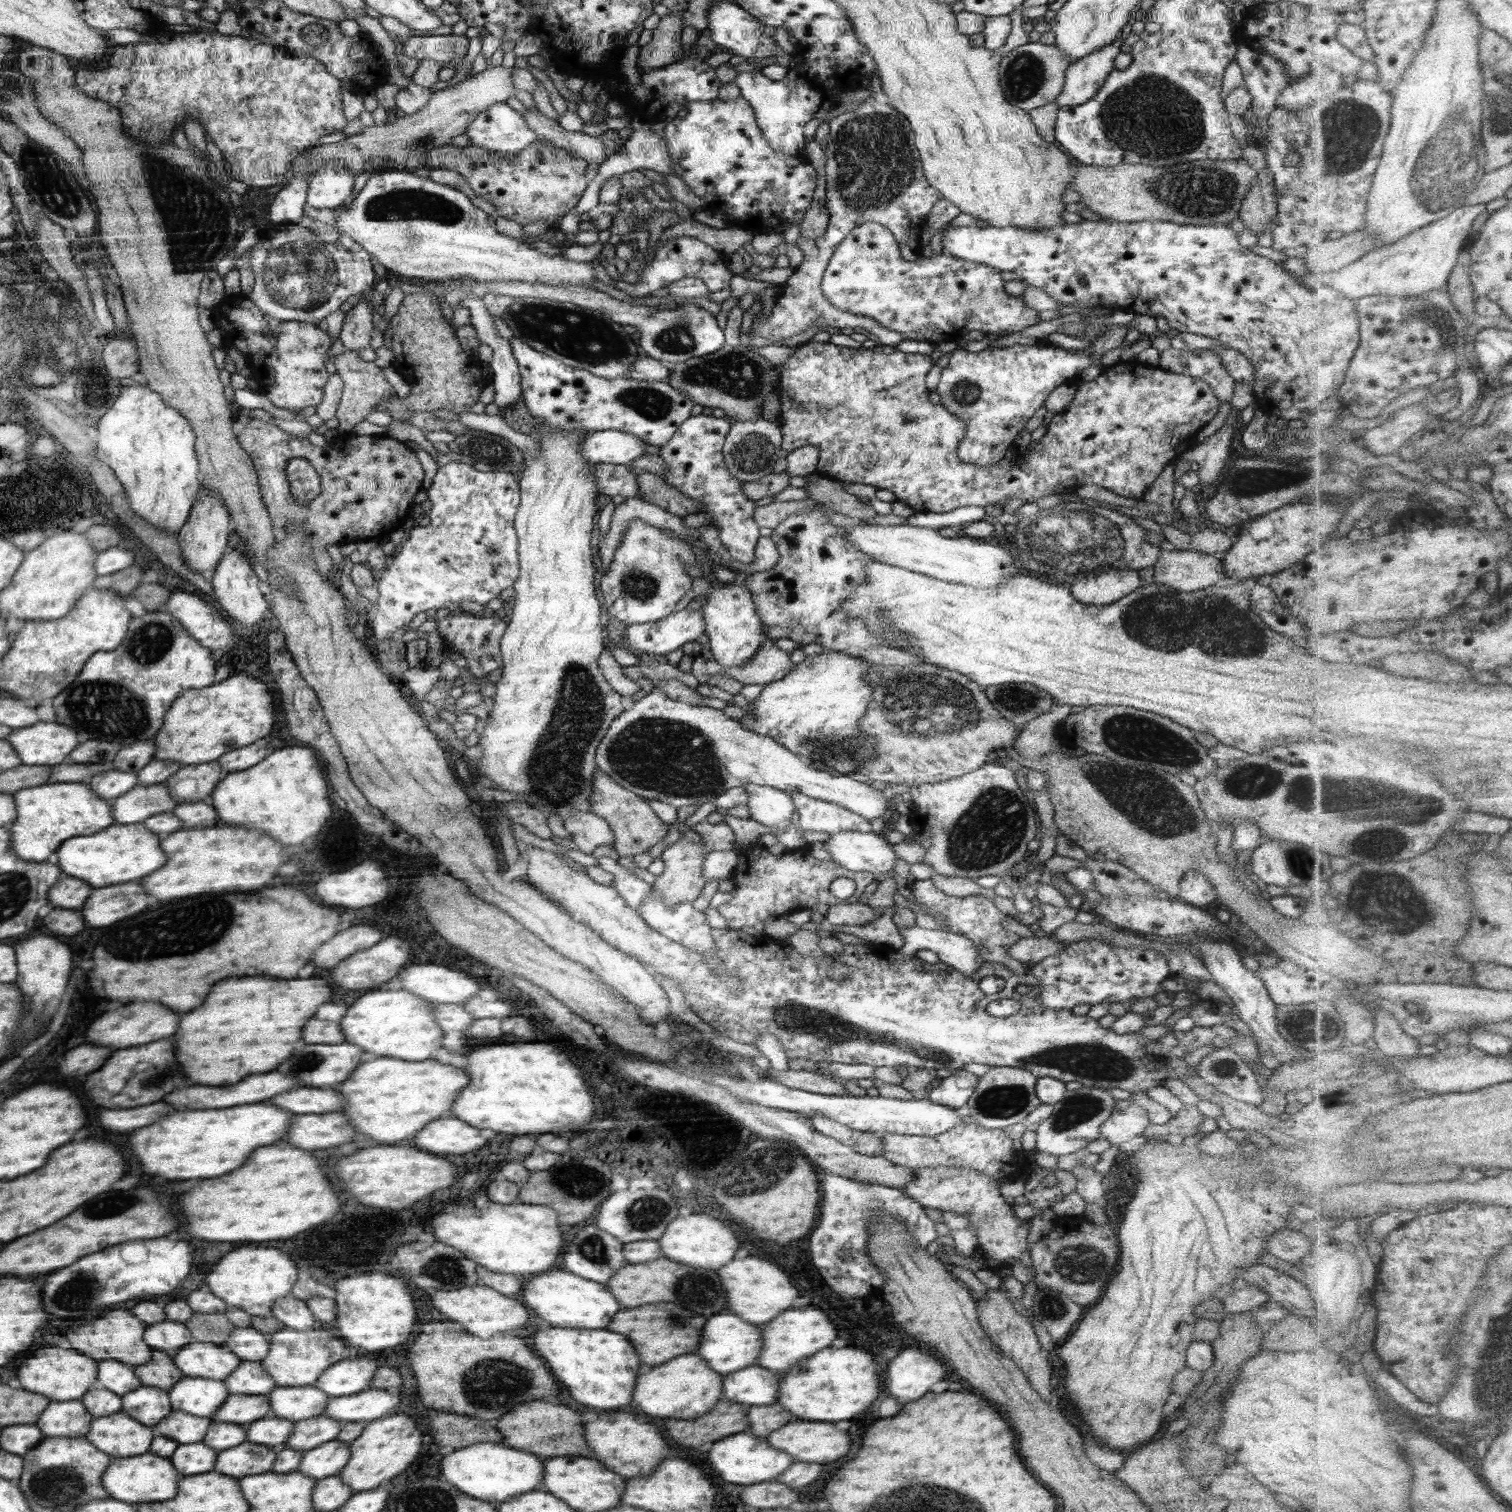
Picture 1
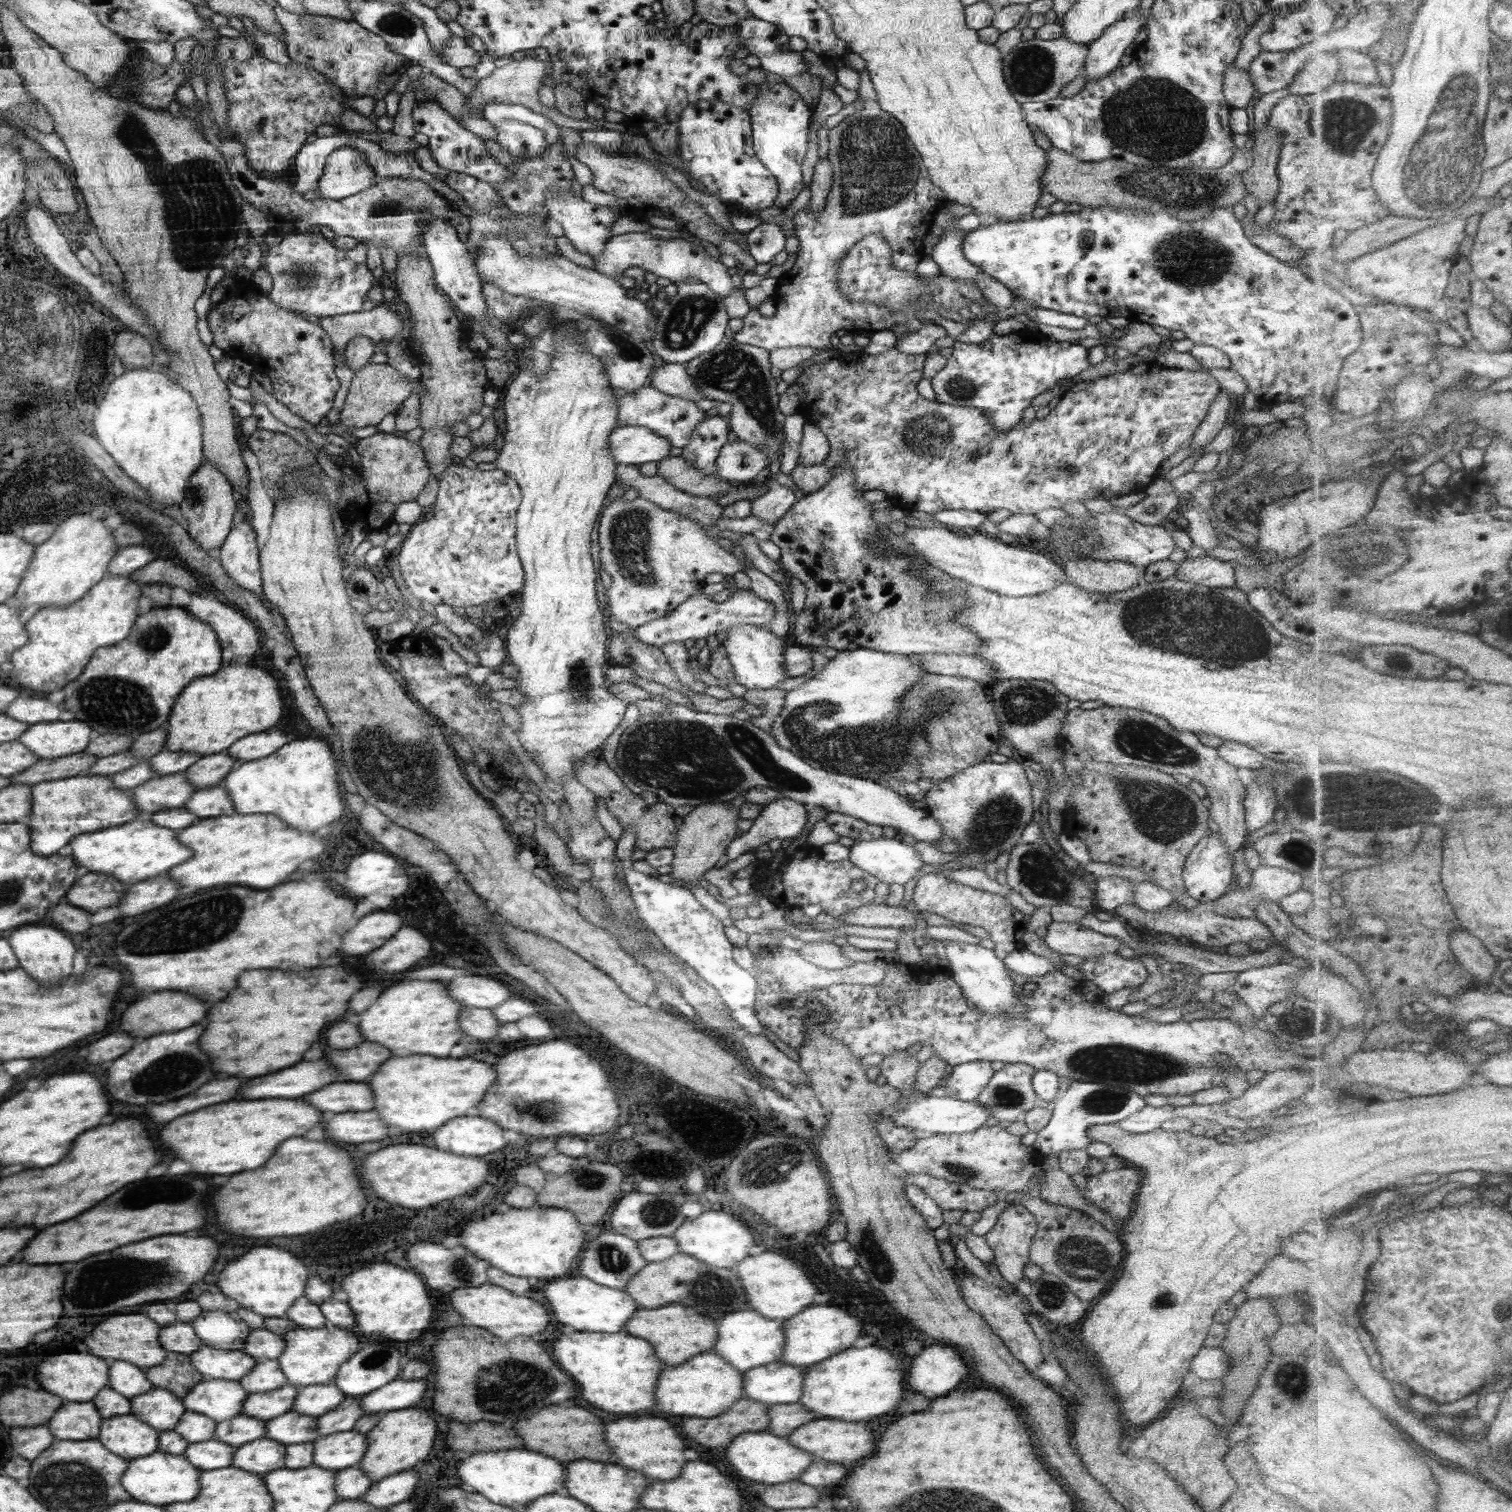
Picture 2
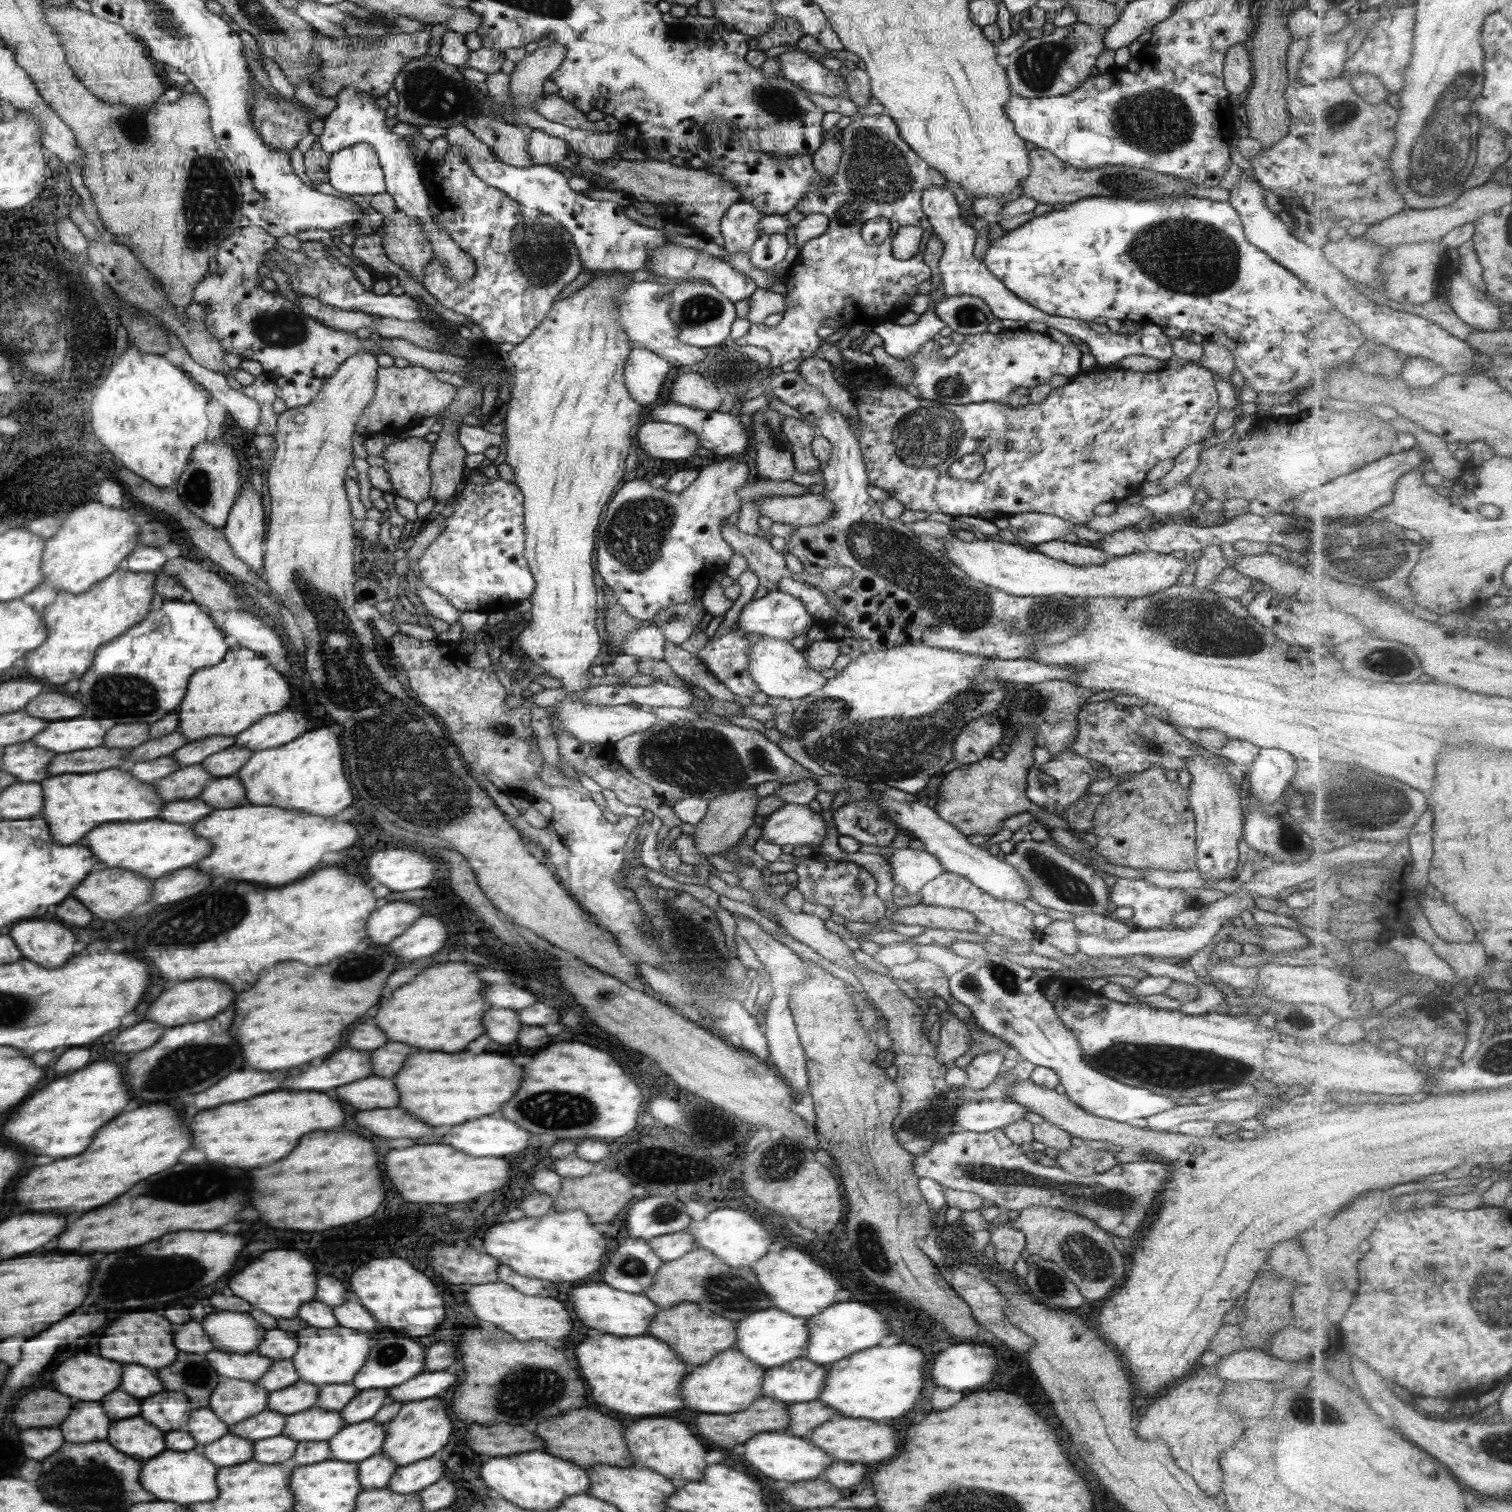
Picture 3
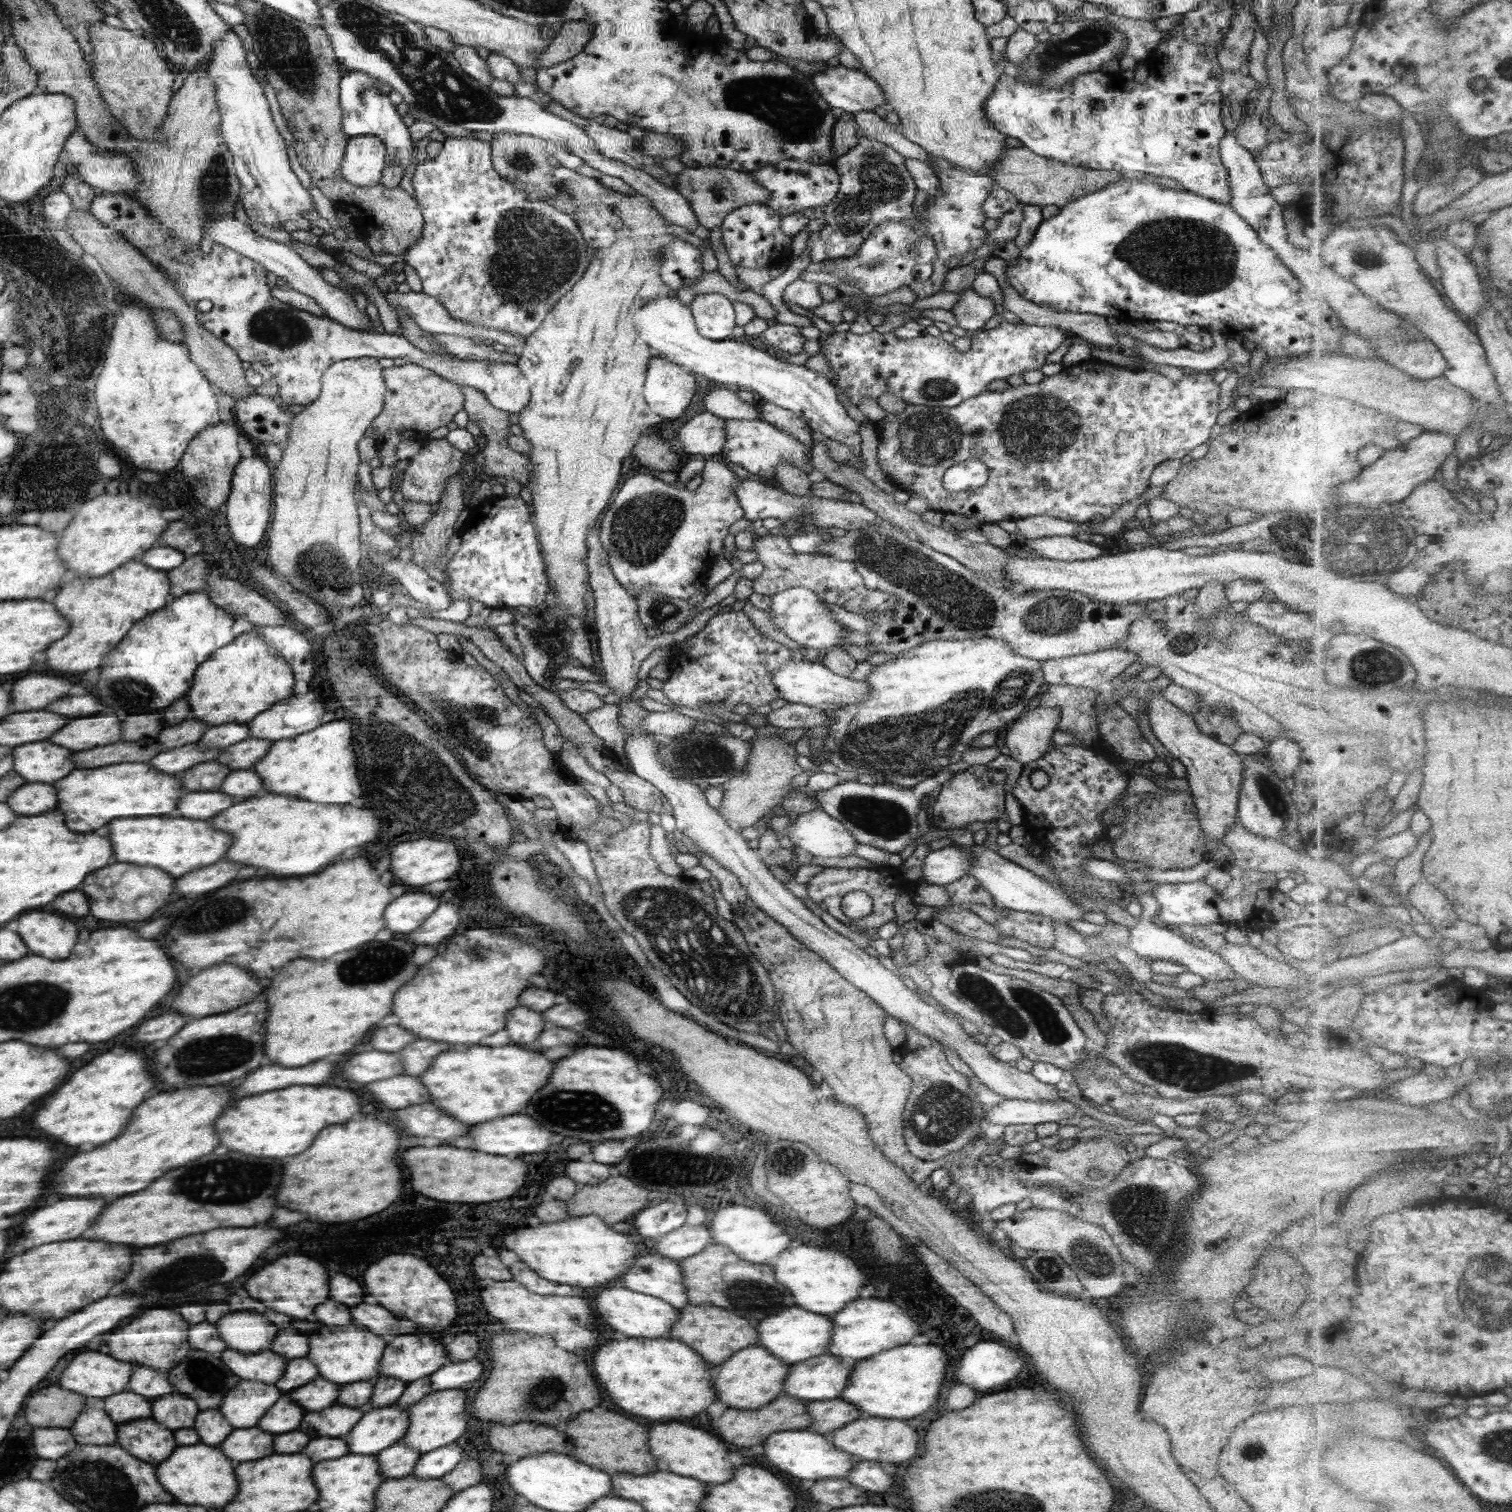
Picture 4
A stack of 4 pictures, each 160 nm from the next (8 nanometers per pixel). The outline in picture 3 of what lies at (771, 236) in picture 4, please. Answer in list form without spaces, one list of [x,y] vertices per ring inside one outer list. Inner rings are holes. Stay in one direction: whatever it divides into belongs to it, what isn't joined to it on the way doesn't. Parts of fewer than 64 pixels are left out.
[[[737,201],[730,205],[721,220],[721,233],[724,248],[730,254],[747,254],[752,251],[754,242],[760,239],[762,212],[750,202]]]

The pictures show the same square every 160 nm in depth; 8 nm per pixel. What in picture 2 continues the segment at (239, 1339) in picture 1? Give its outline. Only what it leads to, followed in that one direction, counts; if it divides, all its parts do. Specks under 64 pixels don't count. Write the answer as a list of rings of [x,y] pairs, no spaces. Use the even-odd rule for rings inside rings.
[[[252,1328],[242,1351],[257,1358],[257,1362],[276,1361],[285,1352],[284,1344],[281,1335],[264,1328]]]

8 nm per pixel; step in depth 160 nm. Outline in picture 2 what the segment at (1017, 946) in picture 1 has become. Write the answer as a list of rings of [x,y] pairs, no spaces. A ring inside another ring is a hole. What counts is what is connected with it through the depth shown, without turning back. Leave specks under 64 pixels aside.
[[[1053,920],[1047,927],[1044,942],[1058,954],[1085,957],[1118,954],[1124,946],[1120,939],[1090,930],[1074,920]]]

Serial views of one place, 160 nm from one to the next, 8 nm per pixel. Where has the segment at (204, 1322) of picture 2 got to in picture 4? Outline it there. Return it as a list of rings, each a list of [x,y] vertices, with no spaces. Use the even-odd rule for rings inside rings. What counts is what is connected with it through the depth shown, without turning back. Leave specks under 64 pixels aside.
[[[232,1312],[232,1314],[226,1314],[224,1320],[220,1320],[216,1326],[218,1330],[222,1330],[222,1338],[226,1338],[225,1341],[230,1344],[230,1349],[245,1353],[270,1350],[272,1340],[276,1338],[276,1332],[278,1332],[278,1328],[266,1316],[258,1312]]]

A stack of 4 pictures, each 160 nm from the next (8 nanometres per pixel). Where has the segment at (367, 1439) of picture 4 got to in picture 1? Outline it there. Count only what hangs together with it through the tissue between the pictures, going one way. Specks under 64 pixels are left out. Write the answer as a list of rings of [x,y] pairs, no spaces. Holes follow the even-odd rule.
[[[336,1439],[304,1452],[298,1471],[317,1480],[339,1475],[350,1457],[350,1444]]]

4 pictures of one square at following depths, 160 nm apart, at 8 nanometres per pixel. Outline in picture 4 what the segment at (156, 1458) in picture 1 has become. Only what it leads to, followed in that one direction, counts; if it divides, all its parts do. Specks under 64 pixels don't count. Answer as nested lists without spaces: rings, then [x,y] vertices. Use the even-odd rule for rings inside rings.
[[[202,1442],[182,1446],[174,1450],[166,1462],[162,1462],[157,1468],[158,1478],[162,1478],[162,1486],[178,1498],[178,1503],[200,1504],[200,1506],[214,1506],[224,1508],[234,1500],[236,1494],[236,1476],[234,1466],[228,1455],[220,1448],[212,1448],[209,1444]]]

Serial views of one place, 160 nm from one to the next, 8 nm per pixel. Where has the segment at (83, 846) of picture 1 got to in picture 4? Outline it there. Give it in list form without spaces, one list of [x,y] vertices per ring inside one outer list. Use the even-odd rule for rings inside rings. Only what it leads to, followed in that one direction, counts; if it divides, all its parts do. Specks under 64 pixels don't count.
[[[118,818],[110,822],[108,834],[114,842],[114,854],[118,854],[118,862],[158,866],[168,874],[174,874],[174,878],[222,860],[232,846],[230,834],[212,828],[212,824],[206,820],[192,818]]]

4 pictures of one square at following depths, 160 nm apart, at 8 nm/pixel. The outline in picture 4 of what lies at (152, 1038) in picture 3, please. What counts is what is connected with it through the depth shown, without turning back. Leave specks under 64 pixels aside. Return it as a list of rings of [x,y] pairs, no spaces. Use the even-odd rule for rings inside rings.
[[[166,1012],[162,1016],[156,1016],[152,1020],[146,1020],[140,1030],[136,1030],[136,1040],[140,1038],[142,1042],[154,1042],[154,1040],[168,1040],[174,1034],[180,1032],[185,1027],[186,1021],[190,1017],[178,1012]]]

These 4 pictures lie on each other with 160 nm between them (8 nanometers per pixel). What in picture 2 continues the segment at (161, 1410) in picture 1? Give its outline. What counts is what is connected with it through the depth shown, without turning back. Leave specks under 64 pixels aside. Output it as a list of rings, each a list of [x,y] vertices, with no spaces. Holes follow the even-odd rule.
[[[154,1388],[150,1392],[132,1398],[134,1414],[138,1419],[150,1422],[158,1430],[174,1430],[180,1417],[187,1411],[183,1400],[165,1388]]]

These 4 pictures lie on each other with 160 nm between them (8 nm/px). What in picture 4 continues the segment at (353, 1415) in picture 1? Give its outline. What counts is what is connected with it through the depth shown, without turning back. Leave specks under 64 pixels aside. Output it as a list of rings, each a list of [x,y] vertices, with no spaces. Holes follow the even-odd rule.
[[[474,1357],[467,1361],[458,1361],[446,1365],[436,1370],[428,1376],[432,1391],[448,1389],[467,1389],[474,1380],[482,1378],[485,1374],[485,1364],[480,1359]]]

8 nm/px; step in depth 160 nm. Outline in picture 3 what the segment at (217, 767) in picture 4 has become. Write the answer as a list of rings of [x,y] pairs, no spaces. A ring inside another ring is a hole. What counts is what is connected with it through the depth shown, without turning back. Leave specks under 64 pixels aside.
[[[193,764],[181,766],[180,770],[161,778],[156,786],[166,802],[188,800],[188,798],[199,798],[207,782],[213,777],[202,764]]]

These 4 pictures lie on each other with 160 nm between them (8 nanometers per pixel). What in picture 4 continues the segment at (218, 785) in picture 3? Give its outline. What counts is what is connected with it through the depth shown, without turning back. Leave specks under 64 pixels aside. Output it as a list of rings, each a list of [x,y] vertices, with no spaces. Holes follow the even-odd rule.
[[[253,769],[230,771],[222,782],[222,792],[239,800],[256,797],[264,792],[263,778]]]

